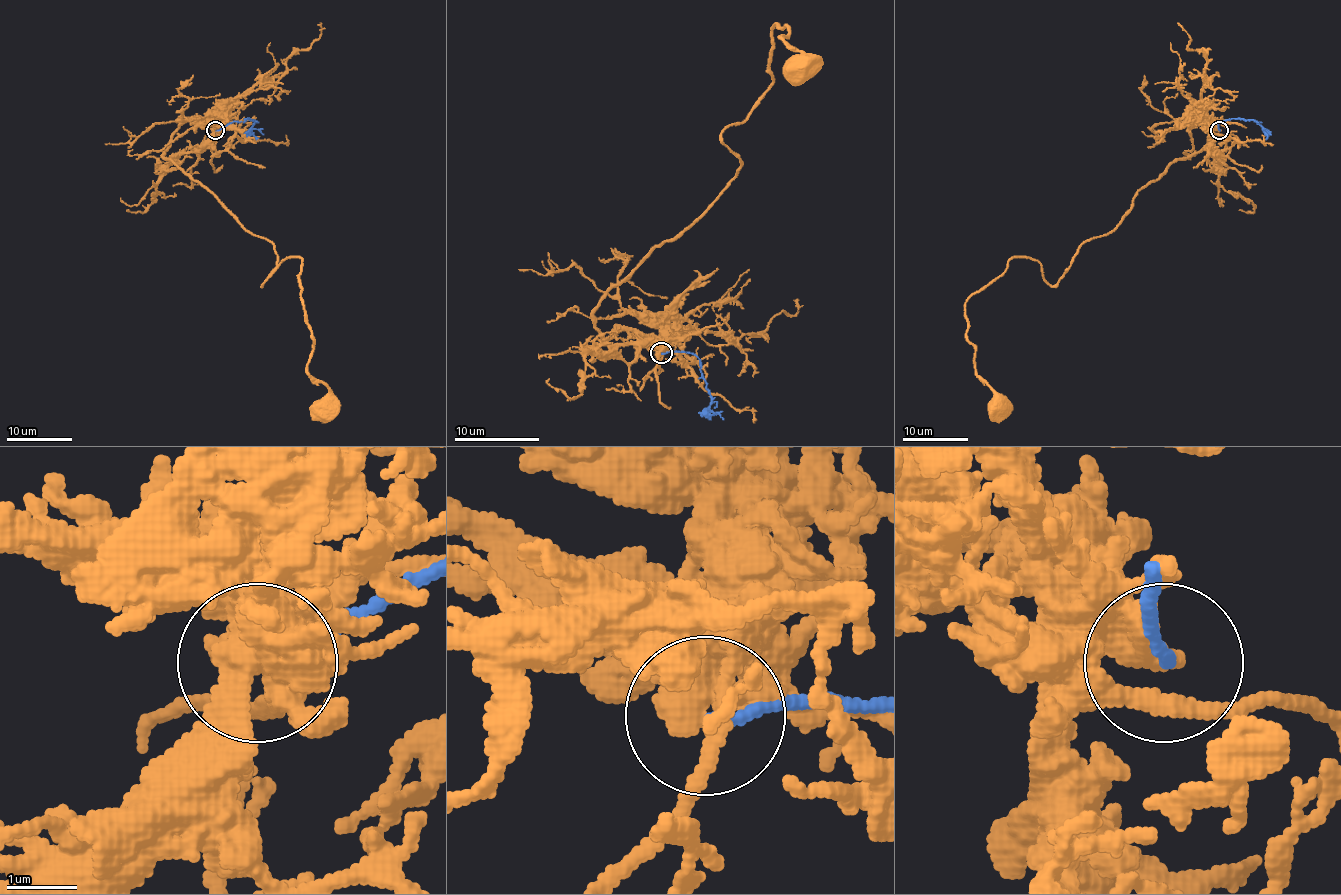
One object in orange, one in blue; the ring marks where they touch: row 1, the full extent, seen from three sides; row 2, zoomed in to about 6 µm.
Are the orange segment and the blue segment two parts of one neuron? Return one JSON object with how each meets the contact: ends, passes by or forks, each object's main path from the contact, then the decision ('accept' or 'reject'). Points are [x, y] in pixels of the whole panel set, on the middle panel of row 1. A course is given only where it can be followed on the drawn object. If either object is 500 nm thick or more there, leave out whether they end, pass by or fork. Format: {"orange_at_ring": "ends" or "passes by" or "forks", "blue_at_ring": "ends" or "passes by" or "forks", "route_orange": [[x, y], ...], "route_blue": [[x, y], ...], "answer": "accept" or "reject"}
{"route_orange": [[662, 352], [632, 314], [592, 314], [738, 170], [721, 134], [772, 79], [776, 24], [801, 71]], "route_blue": [[662, 352], [691, 352], [700, 361], [710, 399], [708, 411], [714, 414]], "answer": "reject"}

